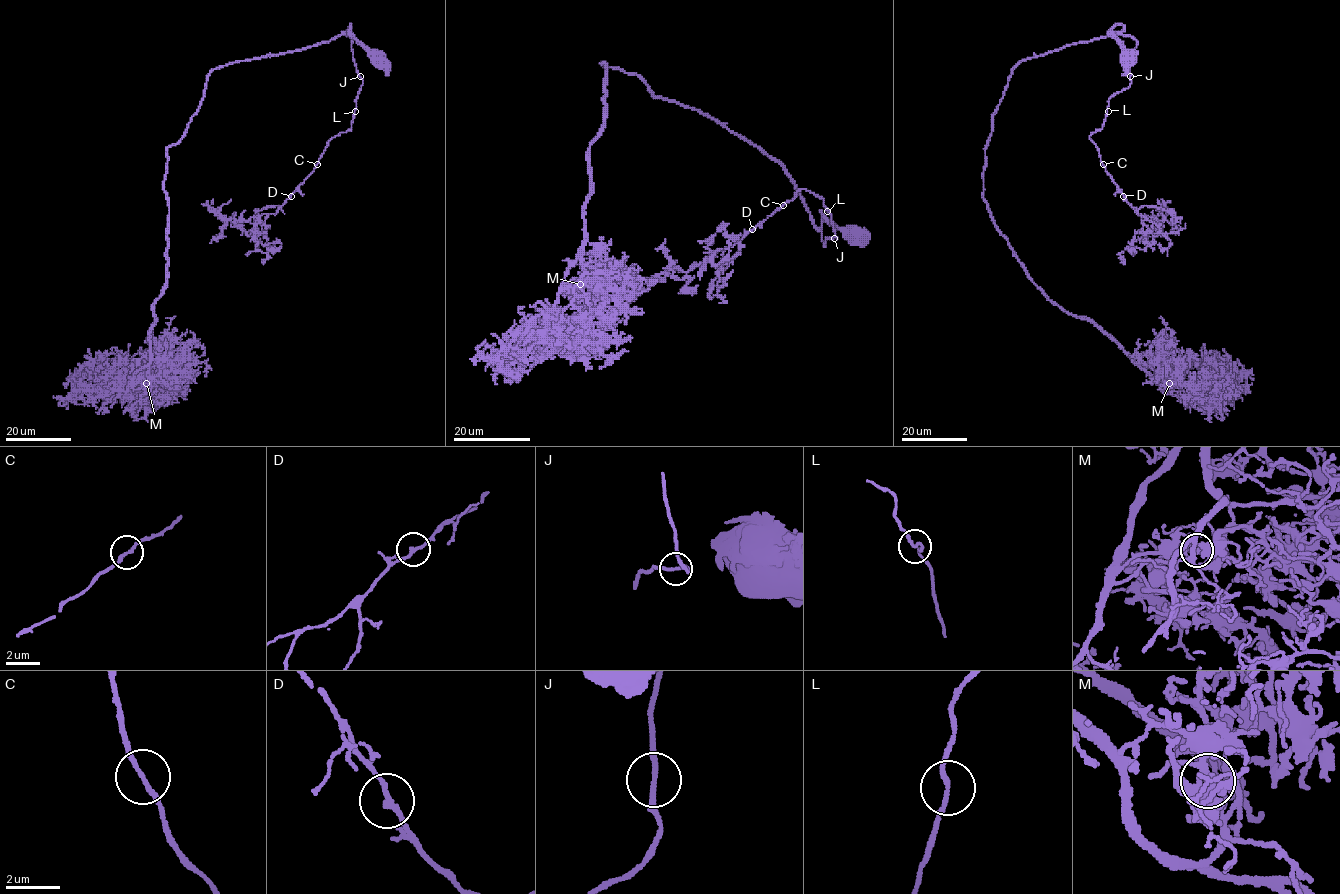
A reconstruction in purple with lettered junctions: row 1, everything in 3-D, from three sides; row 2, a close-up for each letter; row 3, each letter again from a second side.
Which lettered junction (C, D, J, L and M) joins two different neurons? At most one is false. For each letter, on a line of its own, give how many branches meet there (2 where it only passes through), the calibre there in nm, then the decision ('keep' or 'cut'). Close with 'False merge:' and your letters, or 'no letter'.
C: 2 branches meet; 160 nm thick; keep
D: 2 branches meet; 190 nm thick; keep
J: 2 branches meet; 160 nm thick; keep
L: 2 branches meet; 150 nm thick; keep
M: 2 branches meet; 190 nm thick; keep
False merge: no letter

